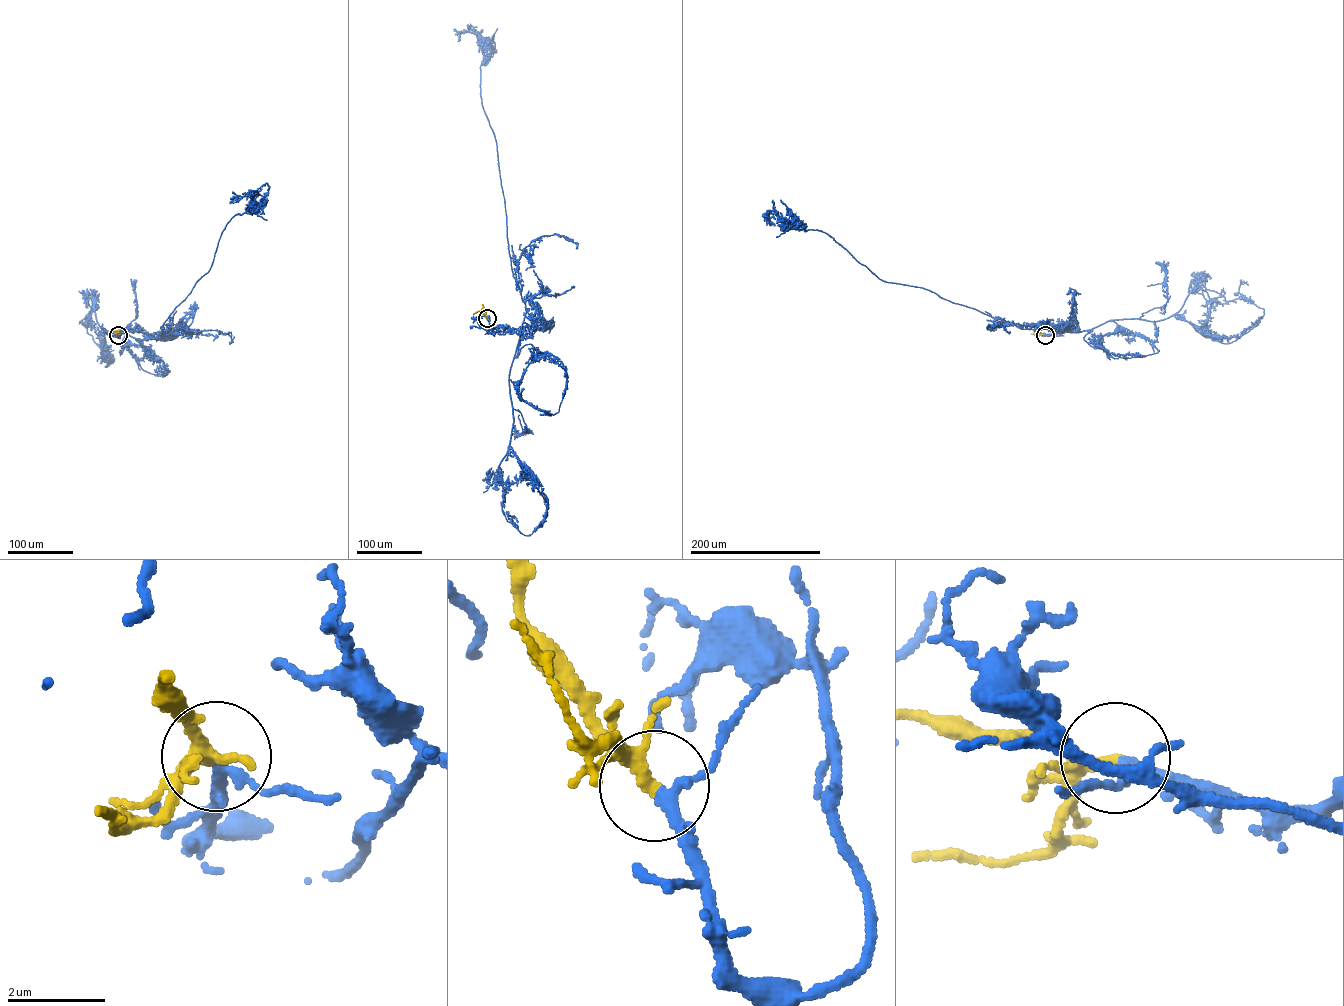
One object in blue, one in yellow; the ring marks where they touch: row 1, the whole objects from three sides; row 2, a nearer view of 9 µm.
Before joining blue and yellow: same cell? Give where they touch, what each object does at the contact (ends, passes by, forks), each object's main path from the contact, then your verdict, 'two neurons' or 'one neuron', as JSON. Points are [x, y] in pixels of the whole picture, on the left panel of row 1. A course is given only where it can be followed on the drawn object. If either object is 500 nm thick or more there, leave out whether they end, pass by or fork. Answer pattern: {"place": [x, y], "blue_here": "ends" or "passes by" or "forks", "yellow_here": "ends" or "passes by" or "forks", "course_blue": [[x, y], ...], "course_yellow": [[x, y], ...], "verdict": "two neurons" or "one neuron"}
{"place": [118, 335], "blue_here": "passes by", "yellow_here": "forks", "course_blue": [[118, 335], [130, 329], [160, 337], [209, 271], [226, 224], [253, 205], [255, 194], [229, 201]], "course_yellow": [[118, 335], [106, 331]], "verdict": "one neuron"}

